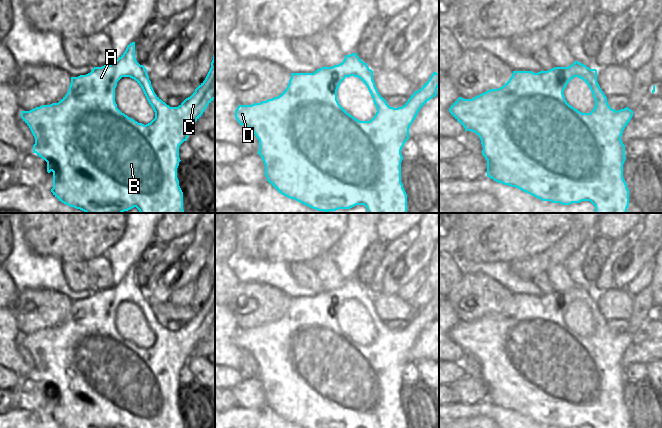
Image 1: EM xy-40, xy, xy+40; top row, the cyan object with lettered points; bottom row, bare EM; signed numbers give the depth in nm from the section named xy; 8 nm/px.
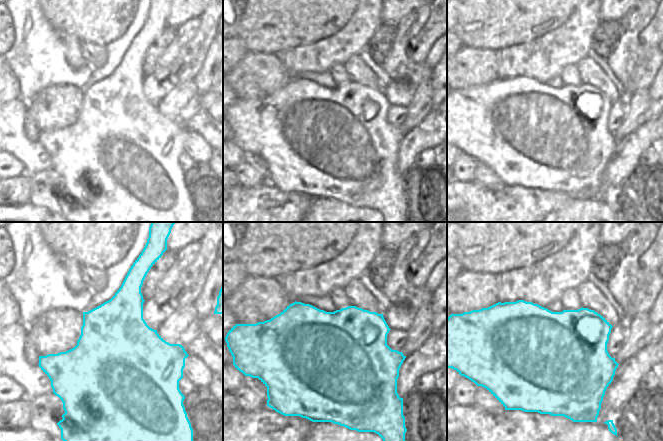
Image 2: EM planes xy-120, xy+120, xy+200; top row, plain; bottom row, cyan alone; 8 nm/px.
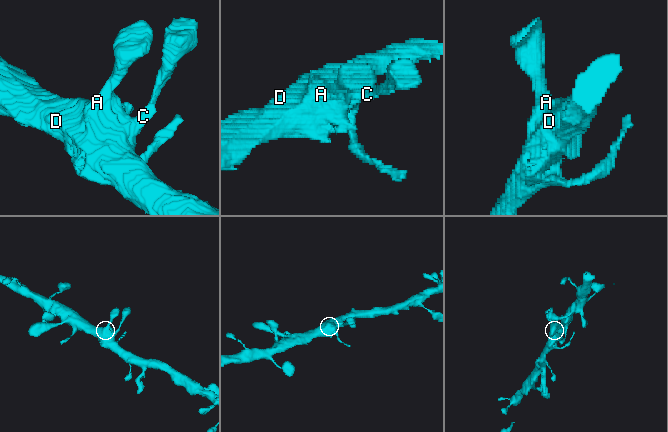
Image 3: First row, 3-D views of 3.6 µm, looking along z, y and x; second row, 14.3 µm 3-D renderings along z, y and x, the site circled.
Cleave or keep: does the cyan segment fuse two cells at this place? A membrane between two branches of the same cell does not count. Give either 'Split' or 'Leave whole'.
Leave whole.

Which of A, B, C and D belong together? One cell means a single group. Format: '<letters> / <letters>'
A B C D

